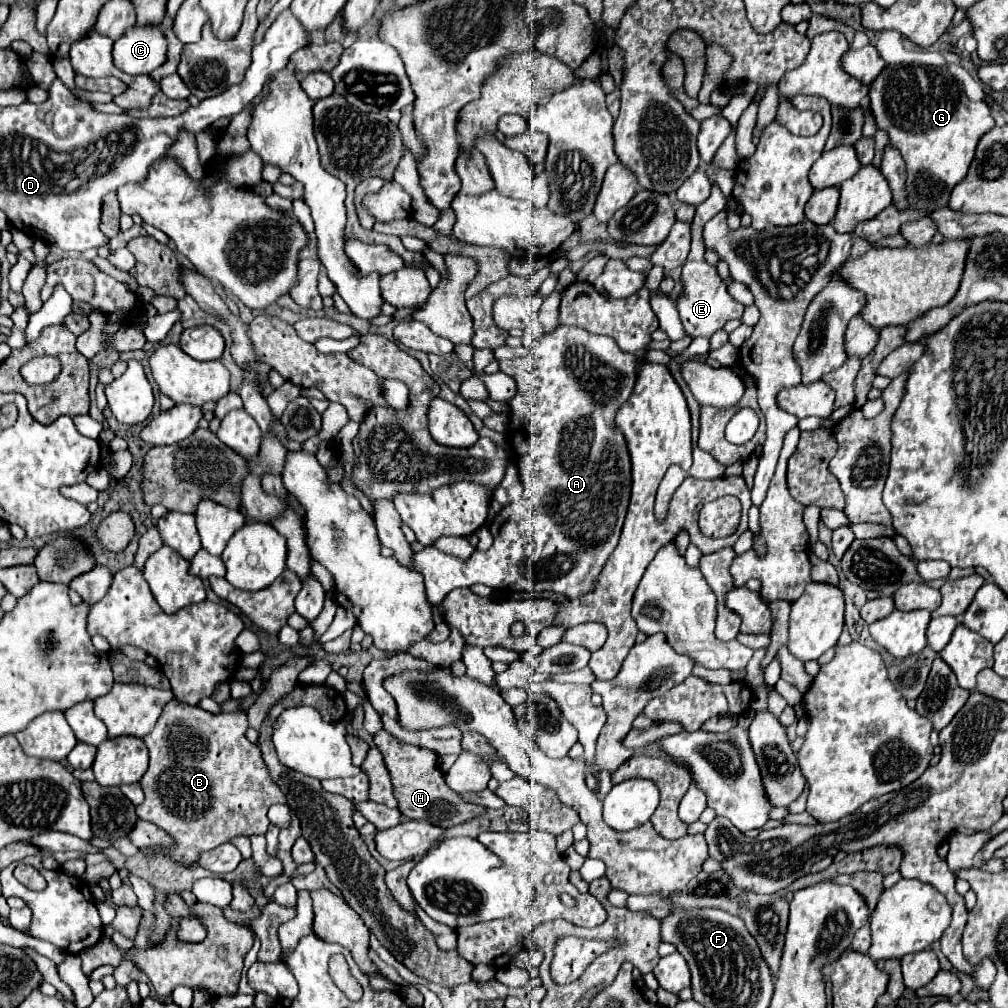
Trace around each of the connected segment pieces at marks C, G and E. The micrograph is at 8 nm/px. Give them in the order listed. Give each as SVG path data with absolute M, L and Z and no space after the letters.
M133 26L113 46L113 64L127 74L151 74L165 56L167 40L157 26Z
M887 64L869 86L871 114L879 130L887 130L889 146L895 146L907 164L909 208L897 212L889 206L879 214L881 236L899 234L901 224L923 218L933 208L943 208L949 202L949 192L969 170L975 156L977 140L995 126L989 106L973 102L965 96L963 84L947 72L947 66L925 64Z
M713 186L711 196L703 204L697 206L695 220L691 222L691 252L687 256L687 262L683 264L683 270L681 270L681 292L679 292L679 298L677 298L677 310L679 310L679 316L681 316L683 328L691 338L695 338L695 336L711 338L717 330L721 330L725 326L727 320L741 318L741 314L745 310L745 306L739 304L737 300L733 300L733 296L727 292L727 286L719 278L717 270L705 262L703 226L717 212L725 210L725 206L727 206L725 196L721 194L721 190L717 186Z

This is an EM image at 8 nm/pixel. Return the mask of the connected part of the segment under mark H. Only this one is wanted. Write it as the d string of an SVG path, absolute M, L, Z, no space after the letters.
M381 730L375 736L375 746L379 748L379 752L385 758L387 770L389 770L393 786L395 786L395 798L399 802L399 810L403 812L403 816L407 820L425 820L433 826L449 828L455 824L463 824L463 822L479 816L485 810L481 806L463 802L459 798L459 794L453 792L445 784L445 778L437 768L437 754L427 752L425 748L401 744L401 742L393 740L393 736L389 736L389 732L385 732L385 730Z

